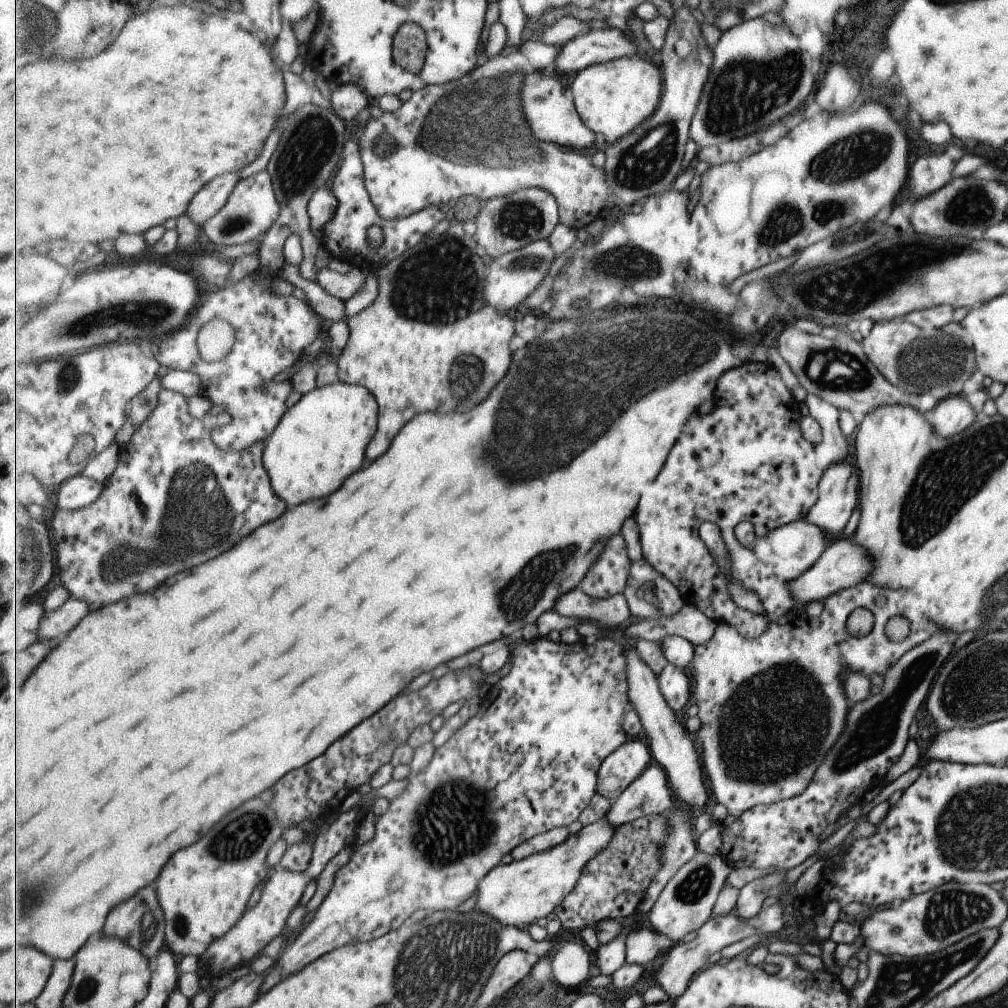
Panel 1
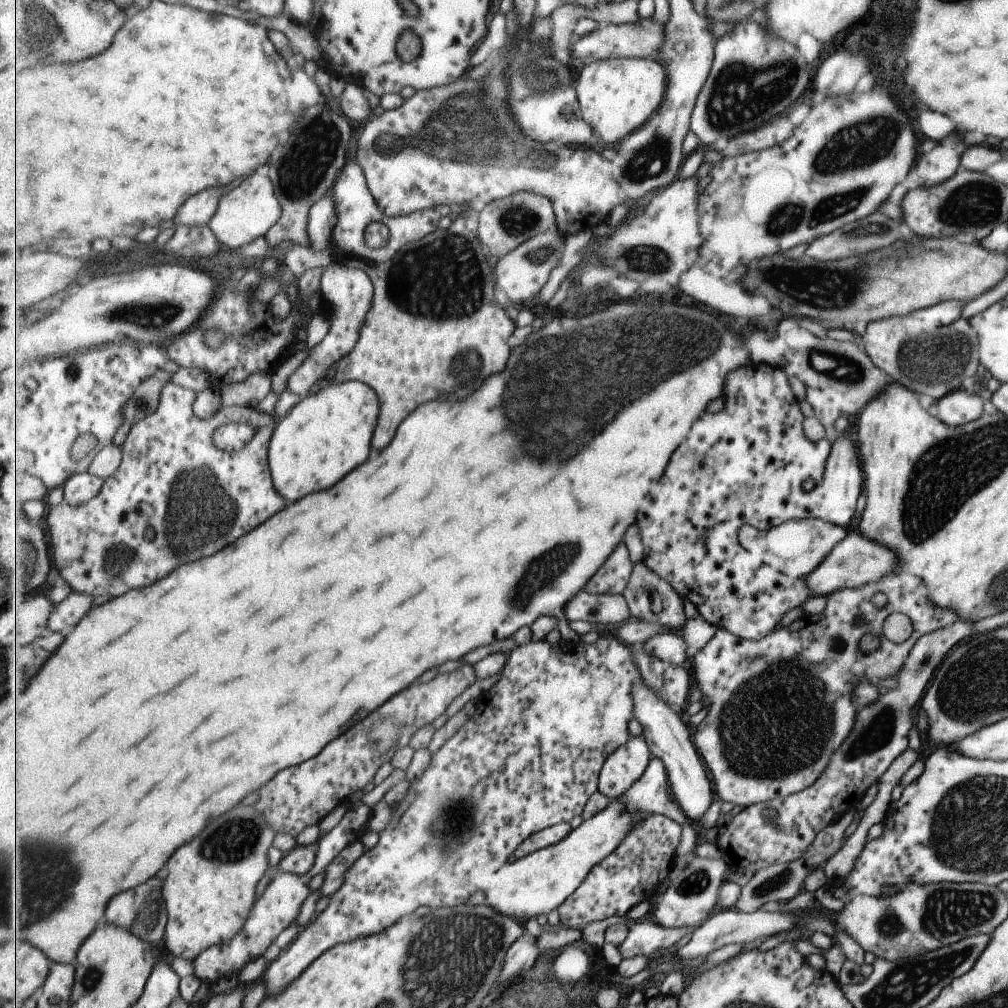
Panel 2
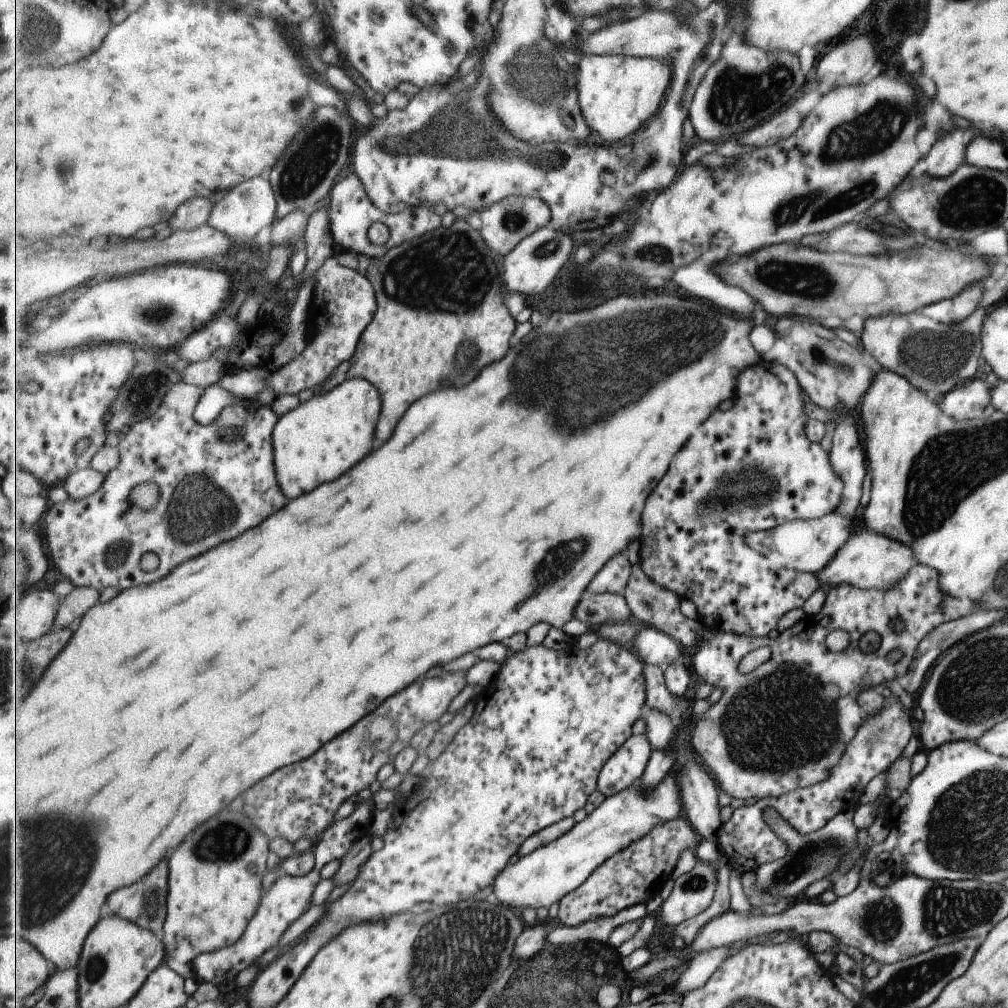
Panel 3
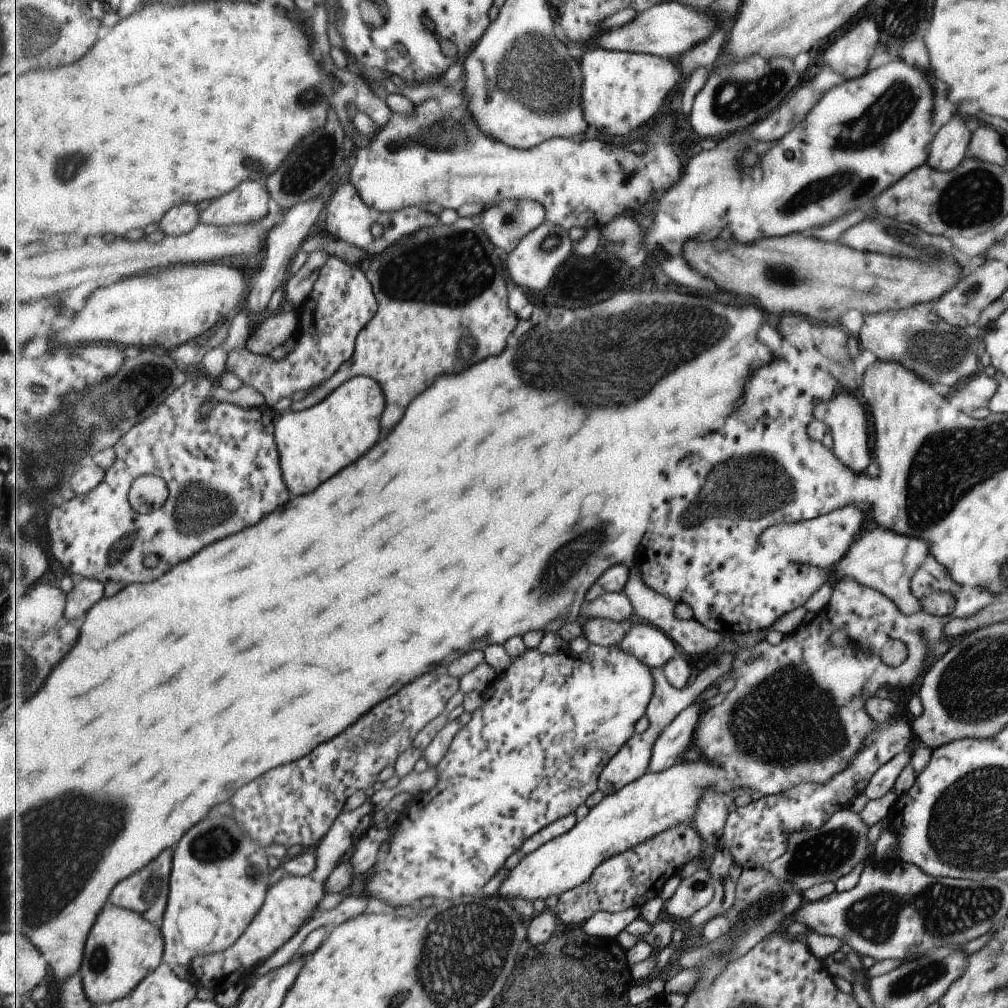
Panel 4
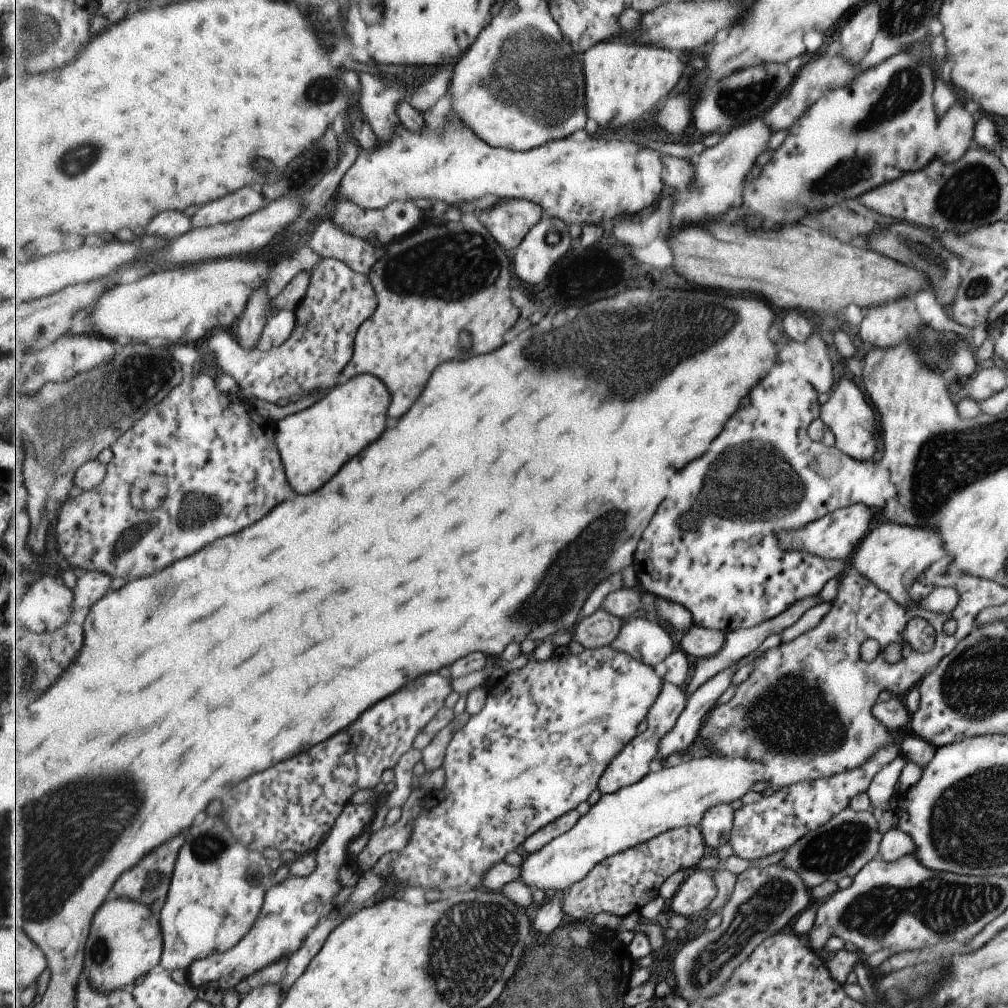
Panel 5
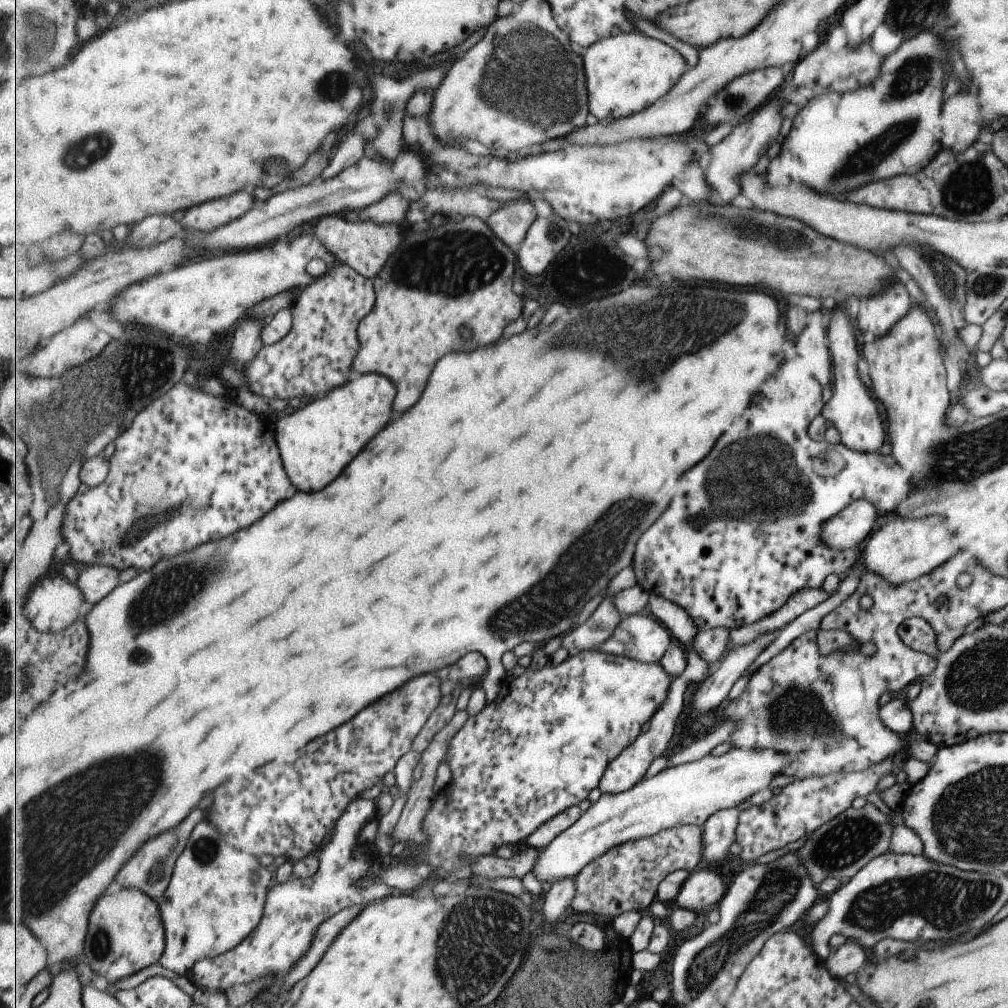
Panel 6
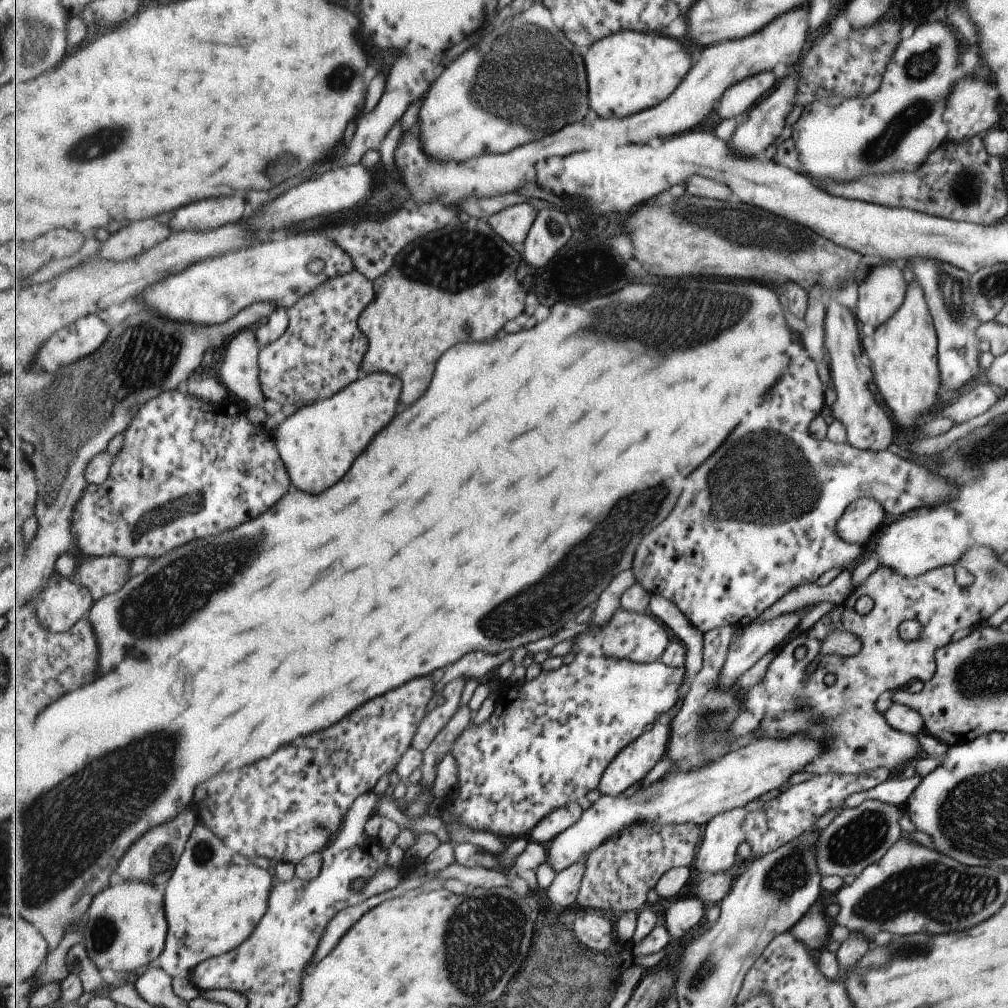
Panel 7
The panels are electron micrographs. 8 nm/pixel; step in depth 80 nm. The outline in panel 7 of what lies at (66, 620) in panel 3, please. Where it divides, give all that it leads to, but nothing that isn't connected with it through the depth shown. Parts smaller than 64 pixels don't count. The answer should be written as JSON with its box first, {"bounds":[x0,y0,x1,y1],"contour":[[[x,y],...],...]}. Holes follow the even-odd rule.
{"bounds":[76,555,131,602],"contour":[[[123,555],[87,558],[80,564],[76,579],[93,595],[95,602],[104,596],[115,594],[128,584],[131,577],[131,559]]]}

